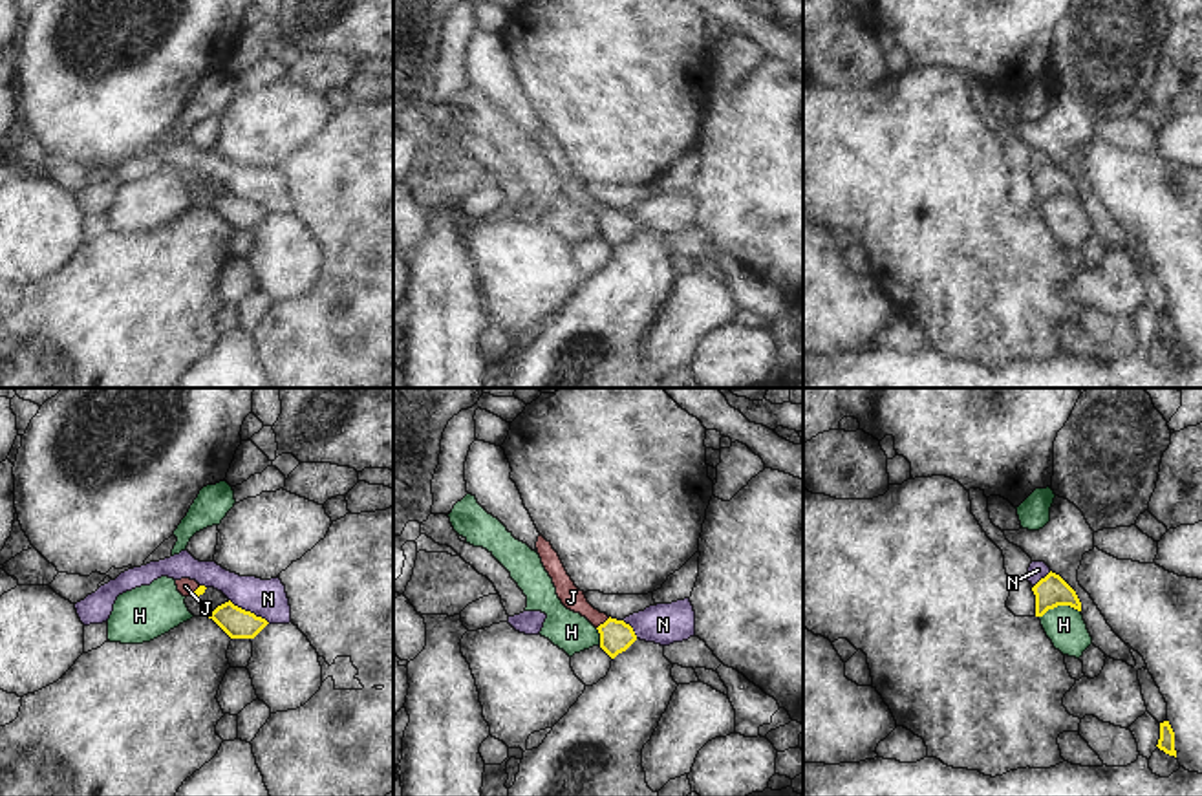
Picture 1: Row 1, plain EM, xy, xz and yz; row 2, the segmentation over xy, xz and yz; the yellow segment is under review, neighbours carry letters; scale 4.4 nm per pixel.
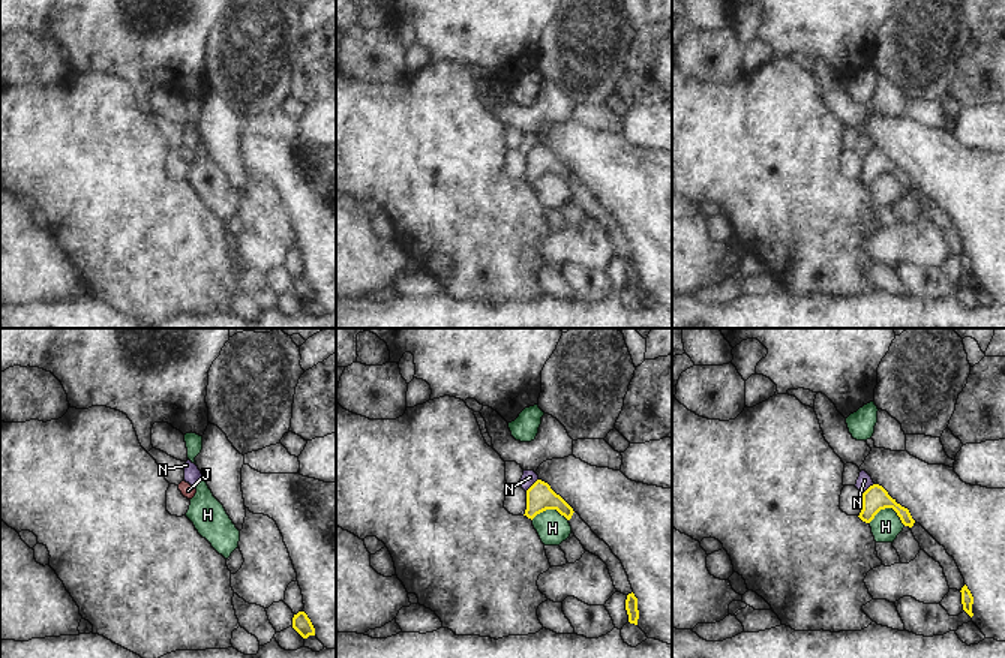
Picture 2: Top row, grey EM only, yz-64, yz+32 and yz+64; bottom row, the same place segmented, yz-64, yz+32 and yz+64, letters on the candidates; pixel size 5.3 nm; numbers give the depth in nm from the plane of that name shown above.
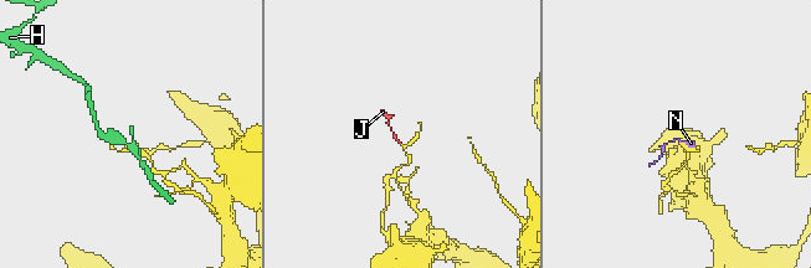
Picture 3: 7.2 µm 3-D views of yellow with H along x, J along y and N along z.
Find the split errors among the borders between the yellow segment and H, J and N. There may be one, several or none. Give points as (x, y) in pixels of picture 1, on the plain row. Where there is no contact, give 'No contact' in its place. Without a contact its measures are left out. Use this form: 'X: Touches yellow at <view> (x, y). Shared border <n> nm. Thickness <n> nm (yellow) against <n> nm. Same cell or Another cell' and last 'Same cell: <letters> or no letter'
H: Touches yellow at yz (1060, 194). Shared border 190 nm. Thickness 140 nm (yellow) against 170 nm. Another cell
J: Touches yellow at xz (604, 213). Shared border 80 nm. Thickness 140 nm (yellow) against 100 nm. Same cell
N: Touches yellow at xy (249, 202). Shared border 220 nm. Thickness 140 nm (yellow) against 170 nm. Another cell
Same cell: J.

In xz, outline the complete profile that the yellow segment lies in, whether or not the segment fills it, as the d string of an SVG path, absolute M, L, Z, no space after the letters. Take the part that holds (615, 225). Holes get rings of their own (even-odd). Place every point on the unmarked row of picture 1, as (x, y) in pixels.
M542 124L536 132L538 145L553 174L556 177L556 185L562 194L585 207L600 223L600 238L615 249L618 243L626 242L635 231L637 225L629 214L624 210L617 210L595 199L584 181L580 181L571 167L567 165L558 143L553 139L551 132L547 132Z

